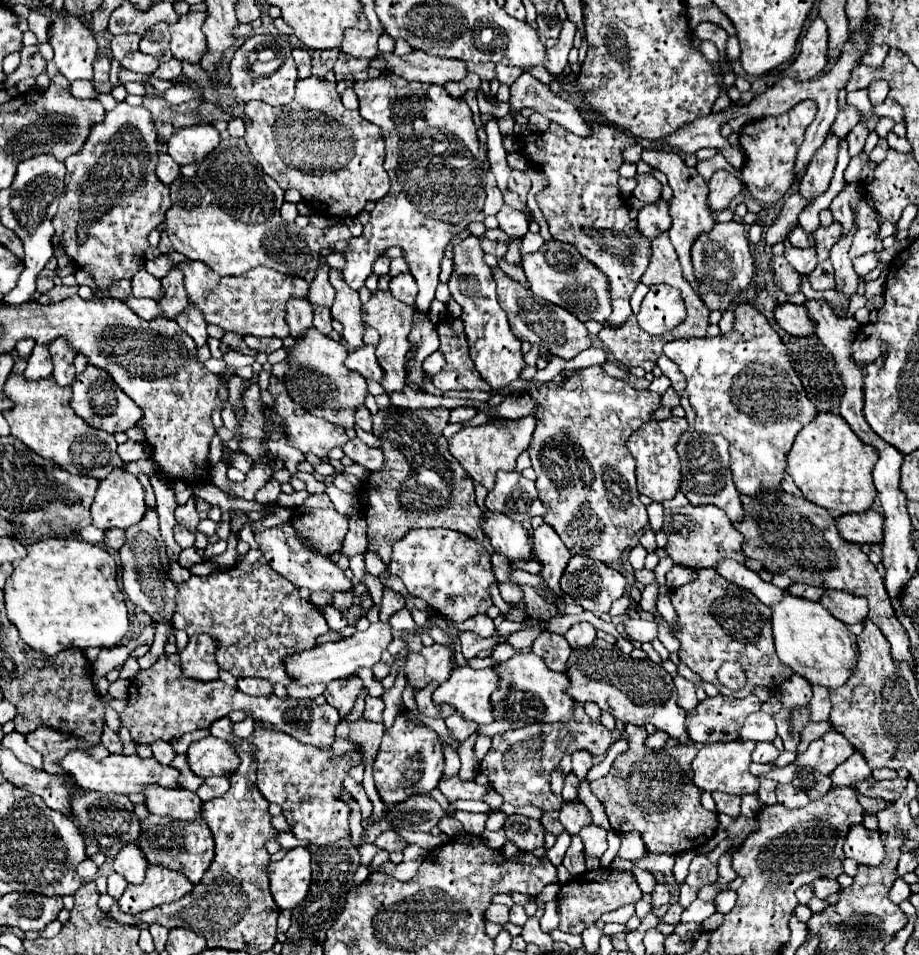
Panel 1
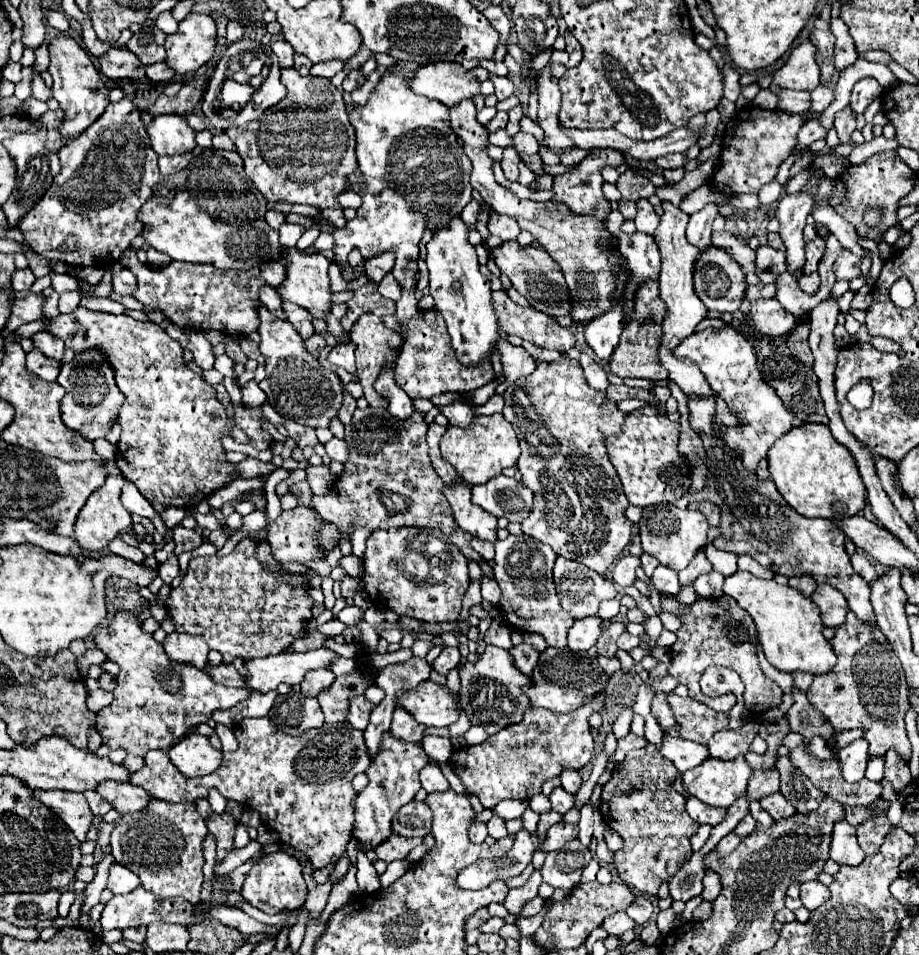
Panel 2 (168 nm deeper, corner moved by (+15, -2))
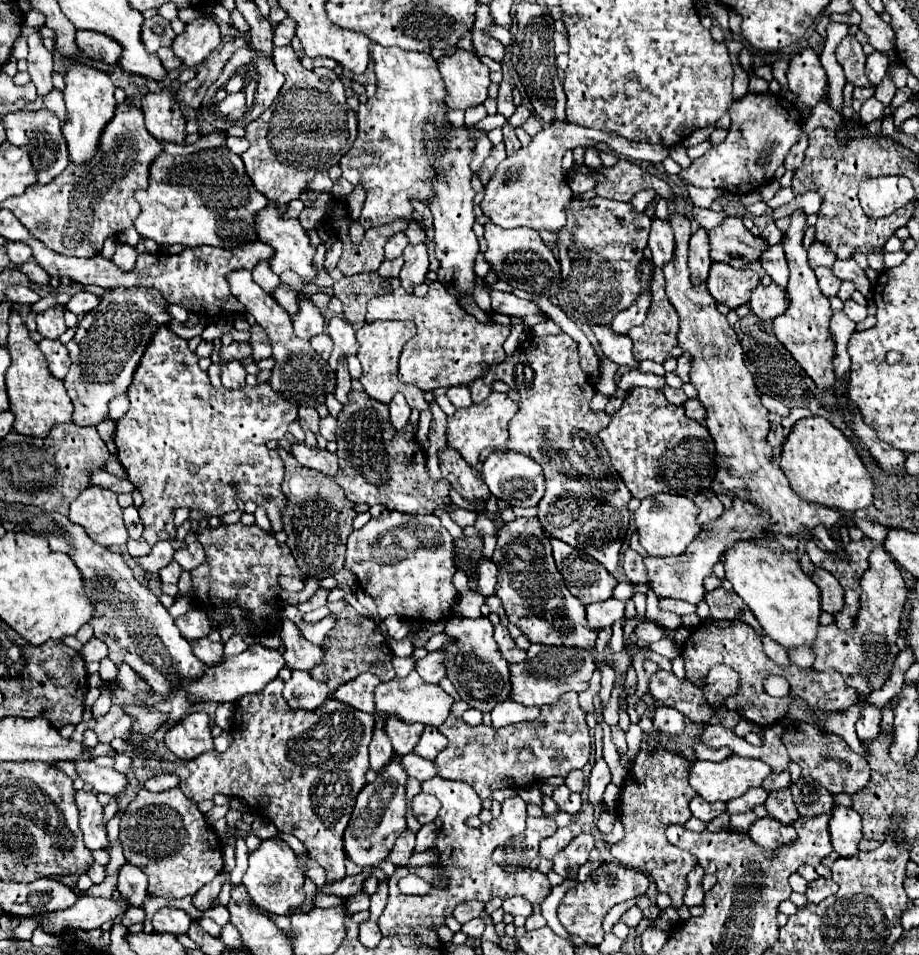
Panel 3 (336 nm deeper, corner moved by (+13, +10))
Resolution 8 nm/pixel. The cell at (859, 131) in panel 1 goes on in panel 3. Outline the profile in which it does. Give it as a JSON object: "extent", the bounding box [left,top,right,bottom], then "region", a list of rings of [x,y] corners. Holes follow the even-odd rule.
{"extent":[853,88,875,112],"region":[[[855,88],[853,90],[853,108],[855,108],[855,112],[863,106],[863,102],[867,100],[867,98],[871,98],[875,94],[875,90],[873,88]]]}

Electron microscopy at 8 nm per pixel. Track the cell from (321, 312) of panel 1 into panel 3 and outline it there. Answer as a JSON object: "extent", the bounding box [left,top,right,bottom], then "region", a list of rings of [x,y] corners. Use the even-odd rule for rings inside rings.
{"extent":[311,334,333,360],"region":[[[319,334],[319,336],[311,338],[311,348],[313,348],[323,360],[327,360],[327,358],[331,356],[331,350],[333,350],[331,338],[327,338],[327,334]]]}

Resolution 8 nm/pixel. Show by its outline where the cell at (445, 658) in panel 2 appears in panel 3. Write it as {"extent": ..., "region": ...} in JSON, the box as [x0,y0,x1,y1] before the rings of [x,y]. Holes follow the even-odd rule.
{"extent":[415,650,445,684],"region":[[[437,650],[437,652],[431,652],[427,654],[425,658],[421,658],[415,666],[415,670],[419,672],[419,676],[429,682],[429,684],[439,684],[441,678],[445,676],[445,666],[443,666],[443,650]]]}

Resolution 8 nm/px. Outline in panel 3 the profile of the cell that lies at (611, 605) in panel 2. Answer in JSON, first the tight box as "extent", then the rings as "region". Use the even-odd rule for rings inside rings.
{"extent":[613,580,633,600],"region":[[[629,580],[619,582],[619,584],[615,586],[613,596],[615,596],[617,600],[629,600],[629,598],[633,598],[633,586],[631,586],[631,582],[629,582]]]}

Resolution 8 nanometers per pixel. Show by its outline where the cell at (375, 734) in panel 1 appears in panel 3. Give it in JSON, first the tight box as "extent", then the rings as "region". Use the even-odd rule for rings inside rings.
{"extent":[309,604,395,692],"region":[[[347,604],[347,608],[341,614],[337,614],[335,626],[327,634],[327,640],[323,646],[323,662],[319,666],[311,668],[309,674],[315,680],[329,684],[331,692],[335,692],[343,682],[349,682],[351,678],[355,678],[363,672],[371,672],[385,680],[395,678],[391,658],[393,658],[393,652],[389,648],[389,642],[385,644],[385,636],[381,632],[381,628],[373,620],[367,620],[361,614],[357,614],[355,608]]]}

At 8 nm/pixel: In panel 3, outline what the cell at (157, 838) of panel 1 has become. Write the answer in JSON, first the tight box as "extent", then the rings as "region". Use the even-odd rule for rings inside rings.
{"extent":[119,788,223,900],"region":[[[179,788],[167,790],[167,792],[147,792],[141,790],[135,800],[127,806],[123,818],[121,818],[121,834],[119,834],[125,850],[125,858],[129,864],[141,868],[149,876],[149,894],[151,896],[163,896],[167,900],[185,898],[201,890],[205,884],[209,884],[221,870],[223,870],[223,856],[221,856],[221,842],[211,828],[211,824],[205,820],[205,814],[199,812],[197,804],[183,796]]]}

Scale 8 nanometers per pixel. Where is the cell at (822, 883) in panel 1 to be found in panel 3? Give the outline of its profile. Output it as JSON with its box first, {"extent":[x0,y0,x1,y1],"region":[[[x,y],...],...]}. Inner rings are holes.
{"extent":[807,878,837,904],"region":[[[817,878],[815,882],[811,882],[809,884],[809,888],[807,888],[807,900],[811,902],[811,904],[819,904],[821,900],[825,900],[827,896],[831,896],[831,894],[835,894],[835,890],[837,890],[837,886],[835,886],[835,882],[833,880],[825,880],[825,878]]]}

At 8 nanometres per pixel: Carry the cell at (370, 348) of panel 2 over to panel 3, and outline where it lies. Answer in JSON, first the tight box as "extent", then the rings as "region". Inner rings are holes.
{"extent":[357,320,427,412],"region":[[[377,320],[377,322],[371,322],[371,324],[365,324],[357,330],[357,342],[359,342],[359,352],[357,352],[357,358],[363,366],[363,374],[361,374],[361,384],[363,384],[363,390],[375,398],[377,402],[383,402],[383,404],[389,404],[391,398],[397,394],[397,392],[403,392],[409,406],[411,408],[417,408],[419,412],[427,408],[427,402],[423,398],[423,392],[415,386],[405,386],[403,382],[399,382],[397,374],[399,374],[399,354],[405,346],[407,340],[411,340],[415,336],[415,326],[411,322],[383,322],[383,320]]]}

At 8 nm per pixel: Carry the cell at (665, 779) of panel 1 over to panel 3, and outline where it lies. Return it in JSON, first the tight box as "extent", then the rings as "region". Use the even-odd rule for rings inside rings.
{"extent":[611,742,695,910],"region":[[[645,742],[641,744],[641,752],[637,754],[627,784],[621,790],[621,806],[619,806],[619,818],[625,826],[625,838],[611,846],[613,858],[617,858],[627,868],[635,868],[641,872],[647,872],[659,892],[667,892],[673,900],[673,908],[679,910],[683,906],[683,896],[687,892],[687,874],[695,868],[695,856],[689,852],[679,850],[677,846],[669,844],[665,838],[665,826],[667,824],[685,824],[691,818],[689,802],[695,798],[695,790],[691,790],[687,778],[689,778],[691,762],[687,762],[681,754],[665,750],[661,744],[657,744],[653,756],[649,754]]]}

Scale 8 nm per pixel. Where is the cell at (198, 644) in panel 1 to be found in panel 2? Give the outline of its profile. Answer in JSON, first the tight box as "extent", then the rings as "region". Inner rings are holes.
{"extent":[163,632,209,670],"region":[[[173,632],[165,638],[163,648],[171,660],[181,662],[181,664],[191,664],[197,670],[205,670],[207,652],[209,652],[205,638],[193,636],[193,634]]]}

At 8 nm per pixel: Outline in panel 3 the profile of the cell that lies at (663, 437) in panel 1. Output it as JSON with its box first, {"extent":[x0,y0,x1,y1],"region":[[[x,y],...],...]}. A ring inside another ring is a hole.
{"extent":[599,390,715,500],"region":[[[629,390],[621,410],[611,416],[611,422],[599,432],[599,438],[633,498],[643,500],[659,492],[693,498],[703,490],[711,490],[715,478],[713,438],[703,424],[685,416],[683,406],[669,404],[661,390]]]}

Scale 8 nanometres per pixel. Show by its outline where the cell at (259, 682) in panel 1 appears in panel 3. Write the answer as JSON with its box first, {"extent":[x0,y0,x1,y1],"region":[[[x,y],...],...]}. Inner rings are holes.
{"extent":[191,638,223,664],"region":[[[199,638],[191,642],[193,654],[205,662],[205,664],[217,664],[223,660],[223,644],[221,642],[211,642],[209,638]]]}

